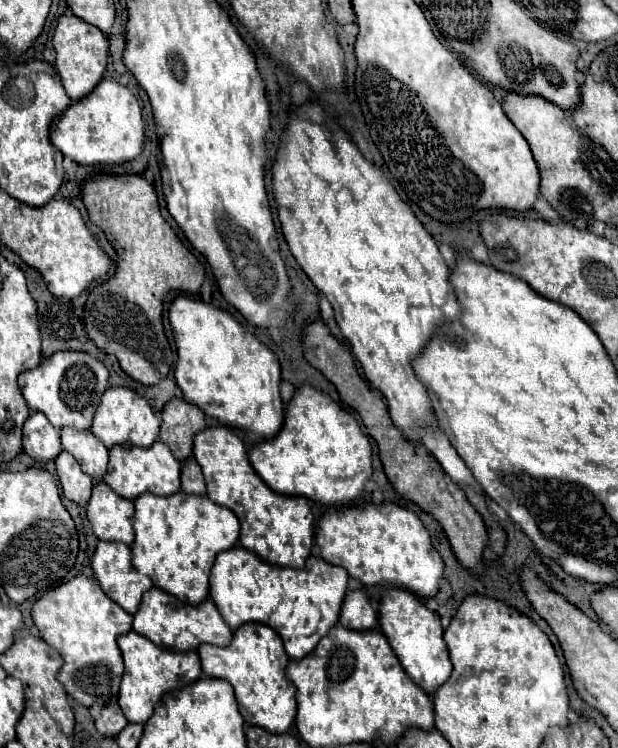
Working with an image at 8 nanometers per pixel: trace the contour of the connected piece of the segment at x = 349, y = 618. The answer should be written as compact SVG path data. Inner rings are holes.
M361 590L345 594L339 622L351 630L373 630L377 628L377 614L369 604L369 598Z

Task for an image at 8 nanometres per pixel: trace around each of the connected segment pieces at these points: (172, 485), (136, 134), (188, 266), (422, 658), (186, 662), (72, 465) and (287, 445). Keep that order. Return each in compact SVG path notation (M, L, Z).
M157 440L149 448L139 448L139 446L113 446L113 448L109 448L109 468L107 468L107 474L103 476L103 480L119 496L129 498L129 500L135 500L137 496L141 496L145 492L169 496L169 494L179 492L179 488L181 488L179 470L181 470L179 460L171 454L167 444Z
M103 78L85 98L71 102L51 128L51 142L83 166L111 166L133 160L143 150L143 118L137 98L115 78Z
M97 174L81 186L83 204L89 212L89 218L93 224L97 224L107 240L115 240L115 248L119 254L117 272L103 284L97 284L85 302L85 330L87 336L97 344L97 348L105 350L107 354L115 354L121 368L135 380L143 384L157 384L161 382L173 364L173 352L167 342L163 322L161 322L161 298L169 290L181 290L189 294L197 294L203 280L205 280L205 268L203 264L189 252L189 248L179 240L175 230L165 222L159 210L157 194L153 186L139 174Z
M387 588L379 606L379 628L387 636L393 652L401 660L405 672L425 690L435 692L451 674L451 660L443 640L439 614L429 610L415 594L403 588Z
M129 630L127 634L121 634L117 638L117 644L119 644L123 660L125 660L125 674L121 680L119 706L129 722L139 722L139 724L147 722L155 704L161 700L161 696L165 692L179 688L179 686L183 688L183 686L195 682L195 678L199 678L203 674L199 654L195 650L191 650L191 652L165 650L165 648L155 646L153 642L149 642L149 638L141 636L133 630Z
M61 452L55 458L57 464L57 476L63 488L63 494L77 502L79 506L85 506L87 500L91 498L91 488L93 488L93 480L81 470L79 462L69 454L69 452Z
M305 384L295 390L293 398L285 408L285 420L275 438L263 440L255 444L249 452L249 462L257 470L257 474L265 480L269 488L279 494L291 496L307 496L323 506L349 506L359 500L363 494L363 486L369 480L371 468L371 444L367 434L363 434L359 422L353 414L343 410L329 394L319 392L317 388Z

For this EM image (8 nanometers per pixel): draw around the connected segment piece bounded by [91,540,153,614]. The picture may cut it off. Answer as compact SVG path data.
M99 540L97 544L97 550L93 554L93 562L91 562L91 568L103 588L103 592L115 600L119 606L123 606L129 614L135 614L137 608L139 608L139 602L141 602L141 596L153 586L151 578L139 574L133 566L133 552L131 552L131 546L127 544L121 544L121 542L103 542Z

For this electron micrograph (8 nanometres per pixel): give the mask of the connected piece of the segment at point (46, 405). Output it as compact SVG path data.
M61 350L41 358L39 366L19 374L19 386L31 410L39 410L55 428L71 426L75 430L89 430L95 408L107 388L107 368L87 352Z

